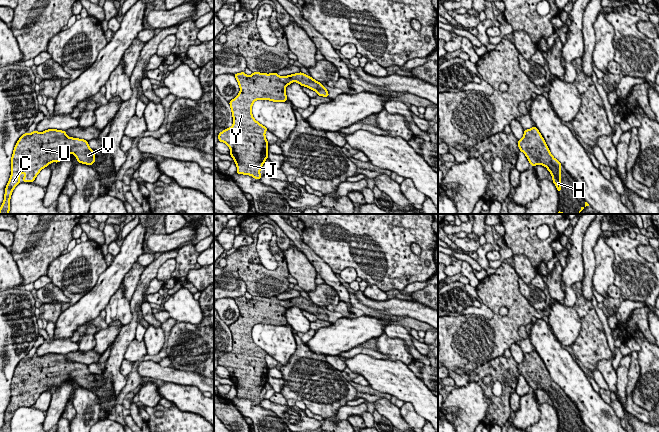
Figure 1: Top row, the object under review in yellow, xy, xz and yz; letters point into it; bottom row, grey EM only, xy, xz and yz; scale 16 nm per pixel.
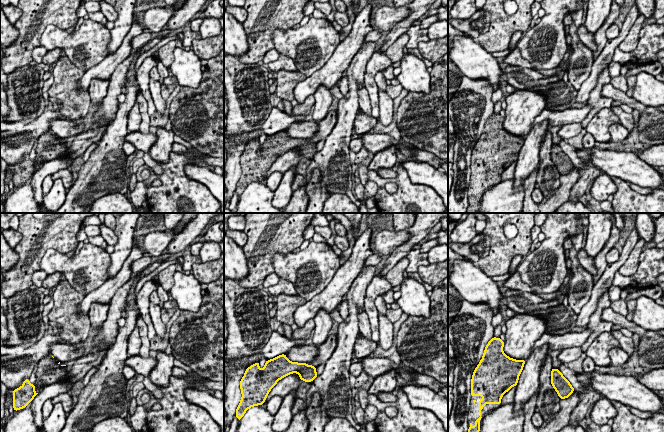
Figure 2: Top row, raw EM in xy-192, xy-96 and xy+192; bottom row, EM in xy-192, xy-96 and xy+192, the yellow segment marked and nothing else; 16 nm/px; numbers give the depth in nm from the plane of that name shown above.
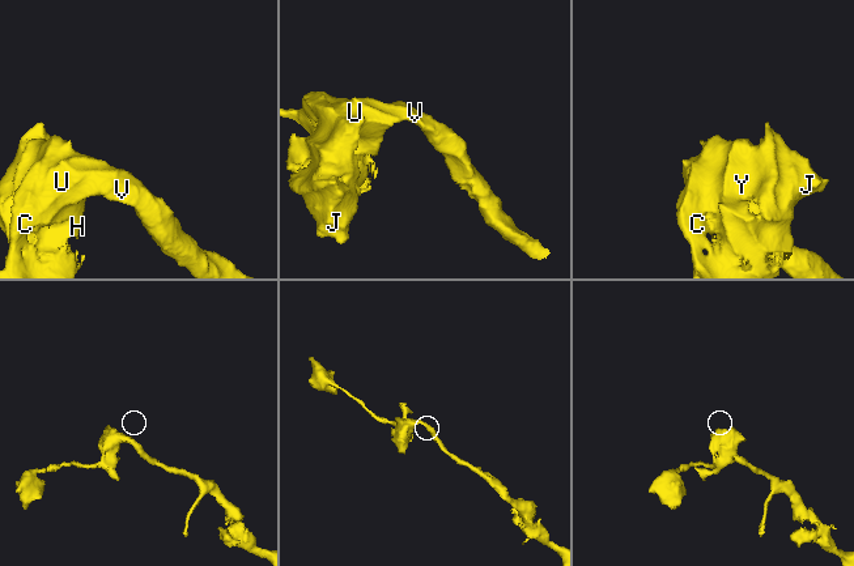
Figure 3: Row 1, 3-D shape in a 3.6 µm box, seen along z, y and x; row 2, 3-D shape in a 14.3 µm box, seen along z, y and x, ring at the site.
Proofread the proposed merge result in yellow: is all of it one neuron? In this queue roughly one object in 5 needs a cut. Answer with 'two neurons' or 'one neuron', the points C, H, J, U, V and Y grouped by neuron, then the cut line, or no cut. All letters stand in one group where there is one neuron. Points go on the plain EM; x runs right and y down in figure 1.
one neuron | C H J U V Y | no cut

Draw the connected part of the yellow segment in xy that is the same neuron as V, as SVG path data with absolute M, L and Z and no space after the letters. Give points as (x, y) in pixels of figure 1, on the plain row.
M48 353L41 357L34 354L26 356L17 365L11 382L11 400L5 412L4 425L0 432L10 432L10 422L14 412L20 407L20 398L24 397L23 406L33 406L39 396L52 386L60 386L70 377L77 382L77 386L91 390L95 386L95 377L84 363L69 361L65 355Z

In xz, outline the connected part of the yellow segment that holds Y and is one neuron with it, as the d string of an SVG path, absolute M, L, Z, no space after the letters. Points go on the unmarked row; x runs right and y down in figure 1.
M245 296L234 298L240 316L229 325L233 349L218 359L218 364L230 372L230 379L237 390L237 398L250 399L257 404L262 401L260 394L268 382L268 366L265 350L257 346L252 339L252 329L256 324L274 326L287 325L286 311L297 306L314 314L319 320L329 321L327 313L312 301L300 296L288 300L275 297L254 296L250 300Z

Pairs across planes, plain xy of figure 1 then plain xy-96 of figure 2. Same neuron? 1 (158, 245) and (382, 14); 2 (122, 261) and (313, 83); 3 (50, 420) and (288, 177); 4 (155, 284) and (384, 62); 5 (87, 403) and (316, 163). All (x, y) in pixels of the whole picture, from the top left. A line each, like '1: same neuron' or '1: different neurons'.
1: same neuron
2: same neuron
3: same neuron
4: same neuron
5: different neurons

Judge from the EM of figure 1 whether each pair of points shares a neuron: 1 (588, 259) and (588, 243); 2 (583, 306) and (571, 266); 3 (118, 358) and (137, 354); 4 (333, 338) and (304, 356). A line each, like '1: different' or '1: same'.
1: same
2: different
3: different
4: different

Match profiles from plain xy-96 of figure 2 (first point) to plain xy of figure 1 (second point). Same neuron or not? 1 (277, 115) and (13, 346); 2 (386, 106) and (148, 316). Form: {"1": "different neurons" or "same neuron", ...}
{"1": "different neurons", "2": "different neurons"}

